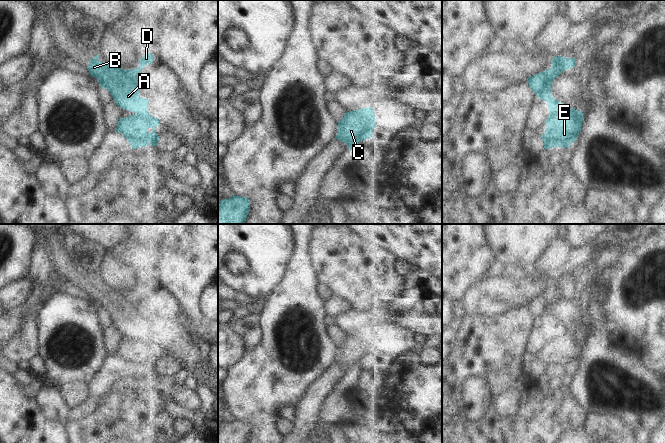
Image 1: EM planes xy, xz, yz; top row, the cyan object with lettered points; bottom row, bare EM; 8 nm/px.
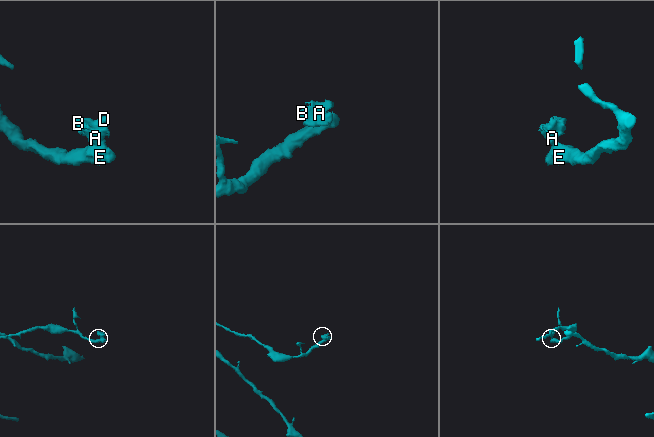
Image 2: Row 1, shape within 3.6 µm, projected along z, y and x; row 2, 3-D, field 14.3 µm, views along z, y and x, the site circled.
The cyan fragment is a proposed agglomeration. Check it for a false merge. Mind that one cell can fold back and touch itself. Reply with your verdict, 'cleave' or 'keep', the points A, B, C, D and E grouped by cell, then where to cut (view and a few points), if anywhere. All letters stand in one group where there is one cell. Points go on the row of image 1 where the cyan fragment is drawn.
cleave; A B D / C E; cut in yz along (562, 107), (550, 112)

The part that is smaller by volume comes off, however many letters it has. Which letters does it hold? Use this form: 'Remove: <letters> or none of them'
Remove: A, B, D

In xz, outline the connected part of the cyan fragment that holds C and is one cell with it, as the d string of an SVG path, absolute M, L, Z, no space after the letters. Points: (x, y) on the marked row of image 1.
M372 107L346 112L338 122L334 139L344 142L353 151L362 141L372 137L375 128L375 115Z

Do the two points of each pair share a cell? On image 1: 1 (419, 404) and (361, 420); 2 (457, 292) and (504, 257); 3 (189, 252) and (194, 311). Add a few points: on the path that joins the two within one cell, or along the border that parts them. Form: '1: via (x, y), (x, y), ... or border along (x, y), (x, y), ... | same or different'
1: via (405, 410), (395, 420), (375, 420) | same
2: border along (487, 242), (494, 255), (497, 269) | different
3: via (189, 267), (190, 296) | same

